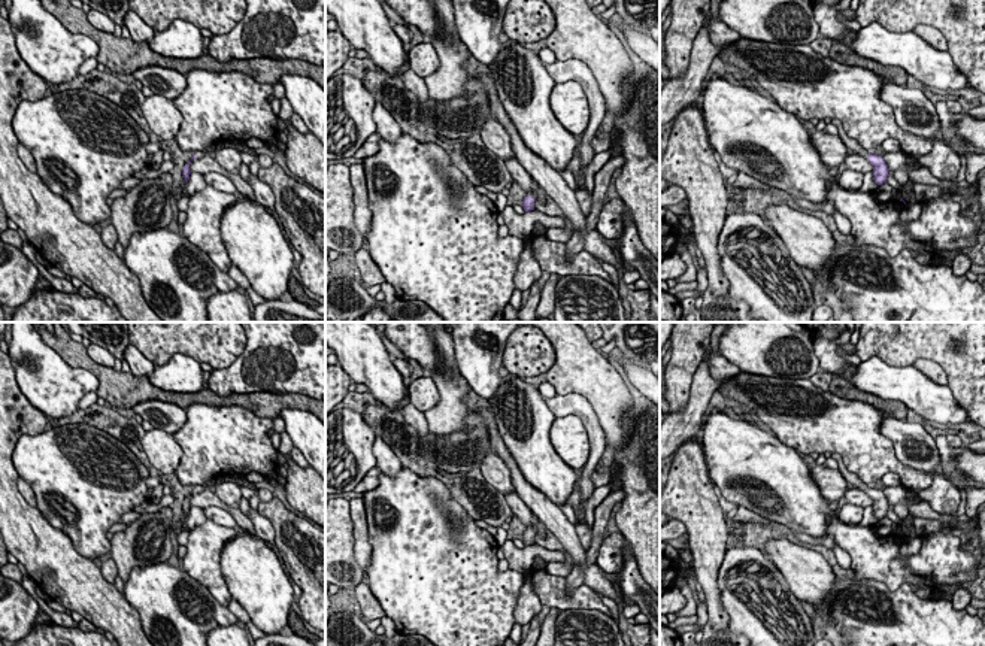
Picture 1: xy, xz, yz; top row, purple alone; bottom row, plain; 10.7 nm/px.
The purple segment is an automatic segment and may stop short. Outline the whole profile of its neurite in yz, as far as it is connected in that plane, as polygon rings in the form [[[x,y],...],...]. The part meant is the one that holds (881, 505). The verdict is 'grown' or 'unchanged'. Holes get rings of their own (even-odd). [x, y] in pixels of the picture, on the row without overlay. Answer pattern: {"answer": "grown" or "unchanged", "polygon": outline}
{"answer": "grown", "polygon": [[[831,454],[831,458],[837,461],[839,471],[846,479],[846,482],[851,486],[860,488],[864,492],[869,494],[869,497],[873,500],[873,513],[878,519],[886,518],[889,503],[881,489],[875,489],[873,486],[866,485],[857,474],[849,471],[846,465],[843,464],[843,460],[839,454]]]}

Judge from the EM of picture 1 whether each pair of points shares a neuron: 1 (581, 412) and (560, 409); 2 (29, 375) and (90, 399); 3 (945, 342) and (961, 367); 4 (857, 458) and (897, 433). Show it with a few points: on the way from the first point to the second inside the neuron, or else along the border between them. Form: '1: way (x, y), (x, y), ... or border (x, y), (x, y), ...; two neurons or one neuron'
1: way (576, 409), (564, 409); one neuron
2: border (94, 391), (88, 391), (78, 406); two neurons
3: way (951, 348), (961, 361); one neuron
4: border (887, 415), (881, 431), (909, 467); two neurons

